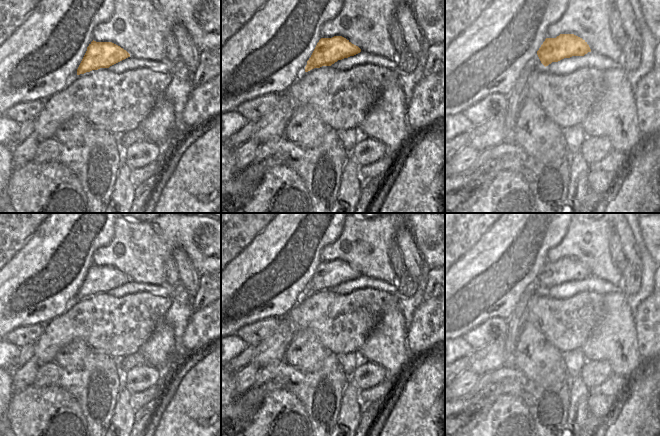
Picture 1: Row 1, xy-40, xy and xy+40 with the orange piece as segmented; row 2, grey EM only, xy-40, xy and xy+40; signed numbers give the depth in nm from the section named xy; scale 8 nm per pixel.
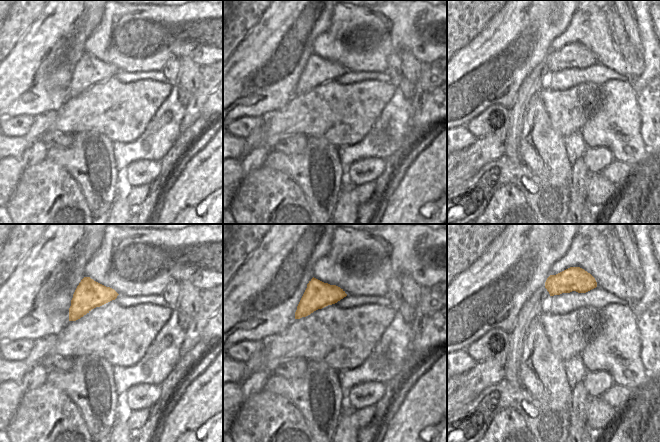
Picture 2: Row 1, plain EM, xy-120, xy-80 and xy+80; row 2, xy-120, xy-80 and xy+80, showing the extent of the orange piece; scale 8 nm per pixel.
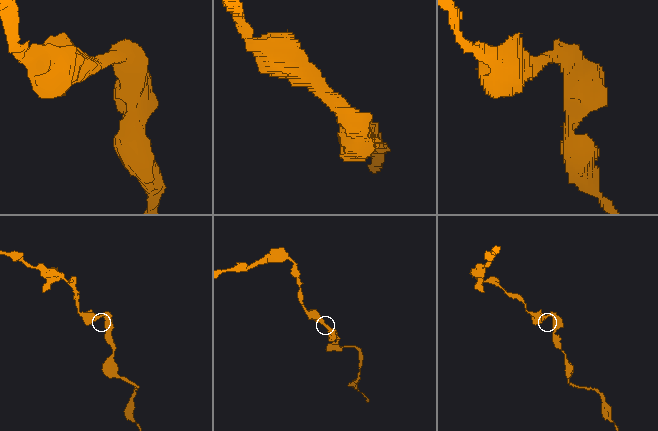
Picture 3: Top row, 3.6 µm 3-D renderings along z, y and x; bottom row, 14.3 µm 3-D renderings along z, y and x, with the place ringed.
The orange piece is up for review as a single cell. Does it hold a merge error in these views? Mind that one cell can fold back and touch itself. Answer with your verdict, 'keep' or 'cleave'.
keep

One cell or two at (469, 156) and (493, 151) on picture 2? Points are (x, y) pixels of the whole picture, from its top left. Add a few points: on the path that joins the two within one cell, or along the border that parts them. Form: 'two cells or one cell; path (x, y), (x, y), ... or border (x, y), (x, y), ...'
one cell; path (475, 156), (483, 151), (487, 151)

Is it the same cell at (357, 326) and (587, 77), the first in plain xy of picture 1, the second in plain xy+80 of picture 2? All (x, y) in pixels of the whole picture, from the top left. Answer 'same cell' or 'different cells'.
different cells

